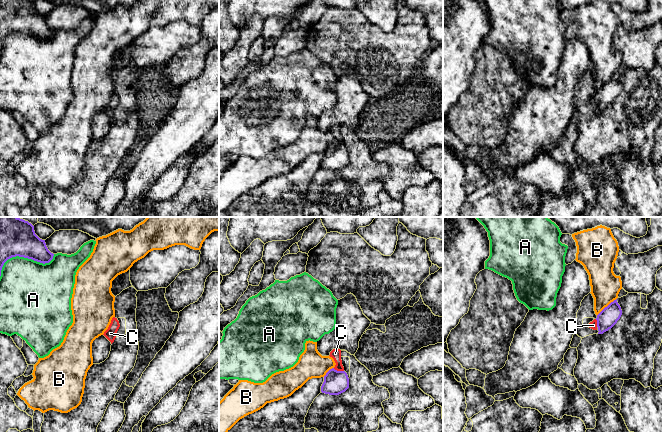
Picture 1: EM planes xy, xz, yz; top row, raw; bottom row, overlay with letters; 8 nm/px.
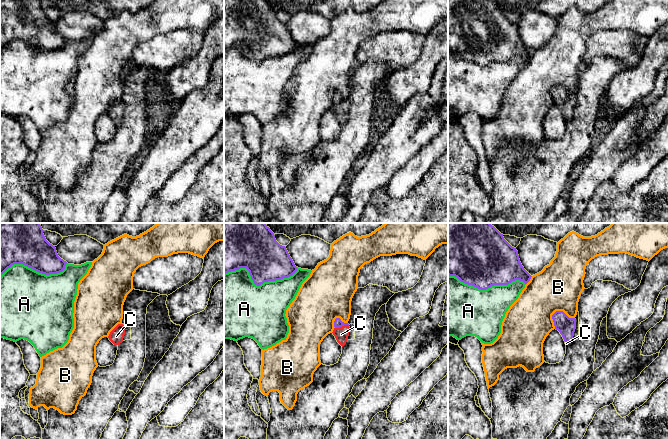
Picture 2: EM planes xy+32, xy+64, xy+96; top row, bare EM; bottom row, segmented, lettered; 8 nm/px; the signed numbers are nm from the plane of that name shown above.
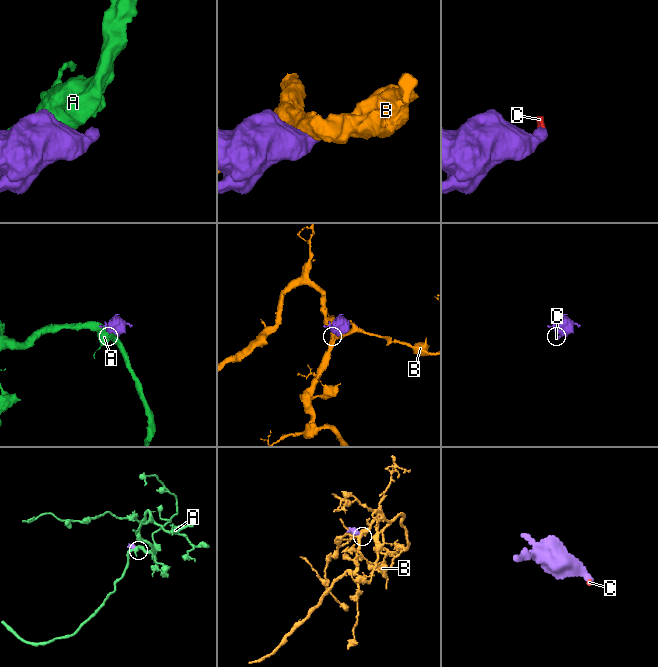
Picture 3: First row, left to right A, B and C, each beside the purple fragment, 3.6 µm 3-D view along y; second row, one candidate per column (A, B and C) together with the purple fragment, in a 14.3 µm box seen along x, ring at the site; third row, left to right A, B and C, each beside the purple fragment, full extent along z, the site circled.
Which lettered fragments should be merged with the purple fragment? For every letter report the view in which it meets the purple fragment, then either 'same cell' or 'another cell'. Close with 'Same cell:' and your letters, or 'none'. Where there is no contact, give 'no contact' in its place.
A: xy | another cell
B: yz | another cell
C: xz | same cell
Same cell: C

